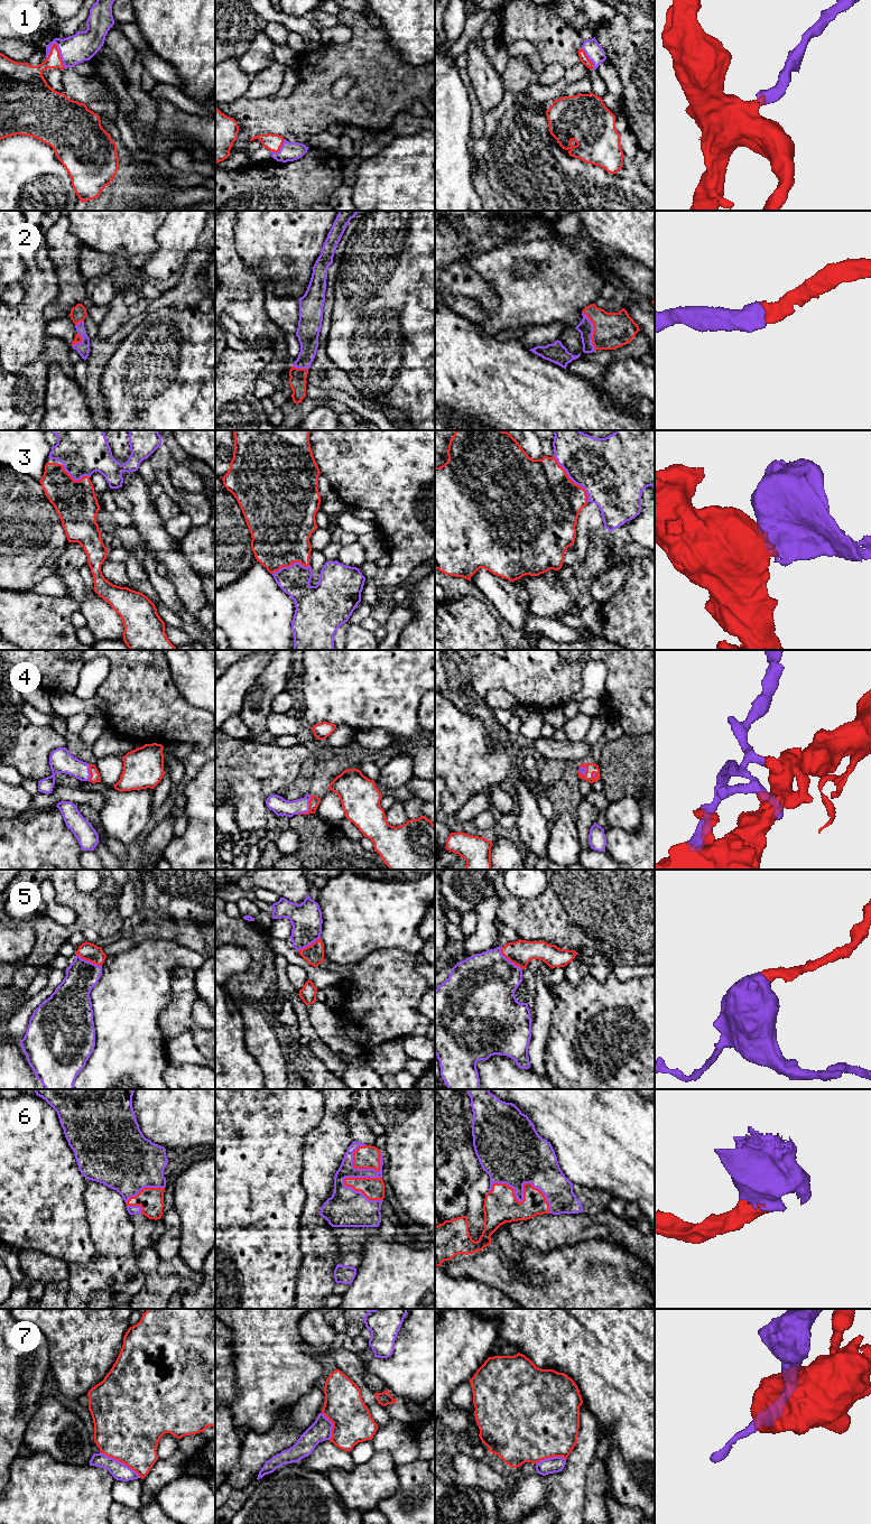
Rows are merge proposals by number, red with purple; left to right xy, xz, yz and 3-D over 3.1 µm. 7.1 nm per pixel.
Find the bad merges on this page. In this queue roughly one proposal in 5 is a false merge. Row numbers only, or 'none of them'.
7

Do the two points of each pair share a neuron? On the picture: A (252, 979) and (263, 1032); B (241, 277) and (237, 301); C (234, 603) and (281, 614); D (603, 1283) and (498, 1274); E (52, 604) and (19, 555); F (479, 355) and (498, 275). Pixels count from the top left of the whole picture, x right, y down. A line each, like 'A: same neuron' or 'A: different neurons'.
A: different neurons
B: same neuron
C: same neuron
D: same neuron
E: different neurons
F: different neurons

